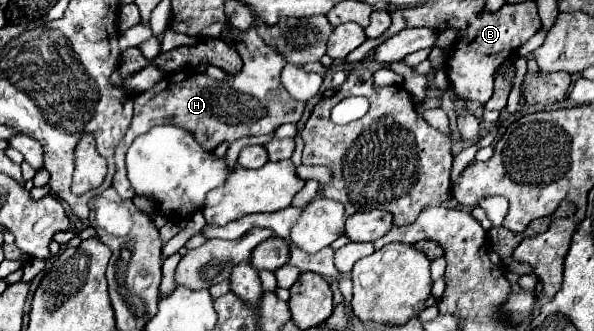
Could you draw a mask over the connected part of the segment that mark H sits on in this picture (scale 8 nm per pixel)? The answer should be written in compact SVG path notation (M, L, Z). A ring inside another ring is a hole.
M242 37L241 42L235 46L244 62L241 73L237 73L235 77L229 77L225 81L217 81L217 79L211 79L211 77L203 77L201 73L197 73L197 75L171 73L165 79L167 85L155 85L153 89L143 91L143 93L139 93L135 97L135 115L133 115L133 121L131 121L125 137L119 141L119 145L115 149L117 171L115 171L115 177L113 177L113 189L119 193L121 199L133 199L135 197L135 193L131 191L131 185L129 185L129 181L125 177L125 153L127 153L127 147L131 145L131 141L139 133L149 131L155 125L165 125L165 123L179 125L179 127L183 127L187 131L193 131L193 135L199 139L199 143L203 145L203 149L215 149L221 141L229 141L231 143L235 139L247 137L247 135L269 135L279 125L283 125L283 123L297 123L301 119L305 103L291 99L291 95L287 95L287 91L279 83L279 73L281 73L281 69L285 67L287 61L277 51L273 51L269 45L265 45L263 39L259 39L259 57L253 57L253 59L257 59L257 63L245 63L245 37Z

